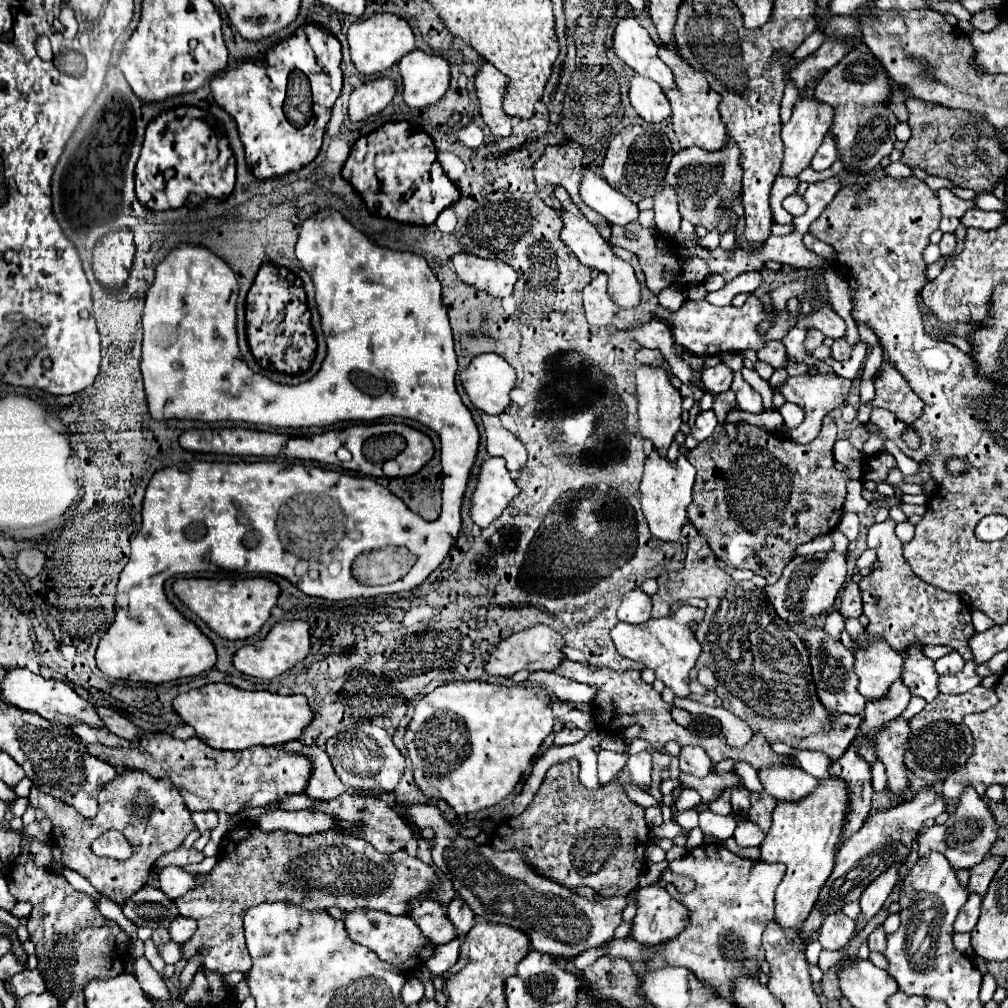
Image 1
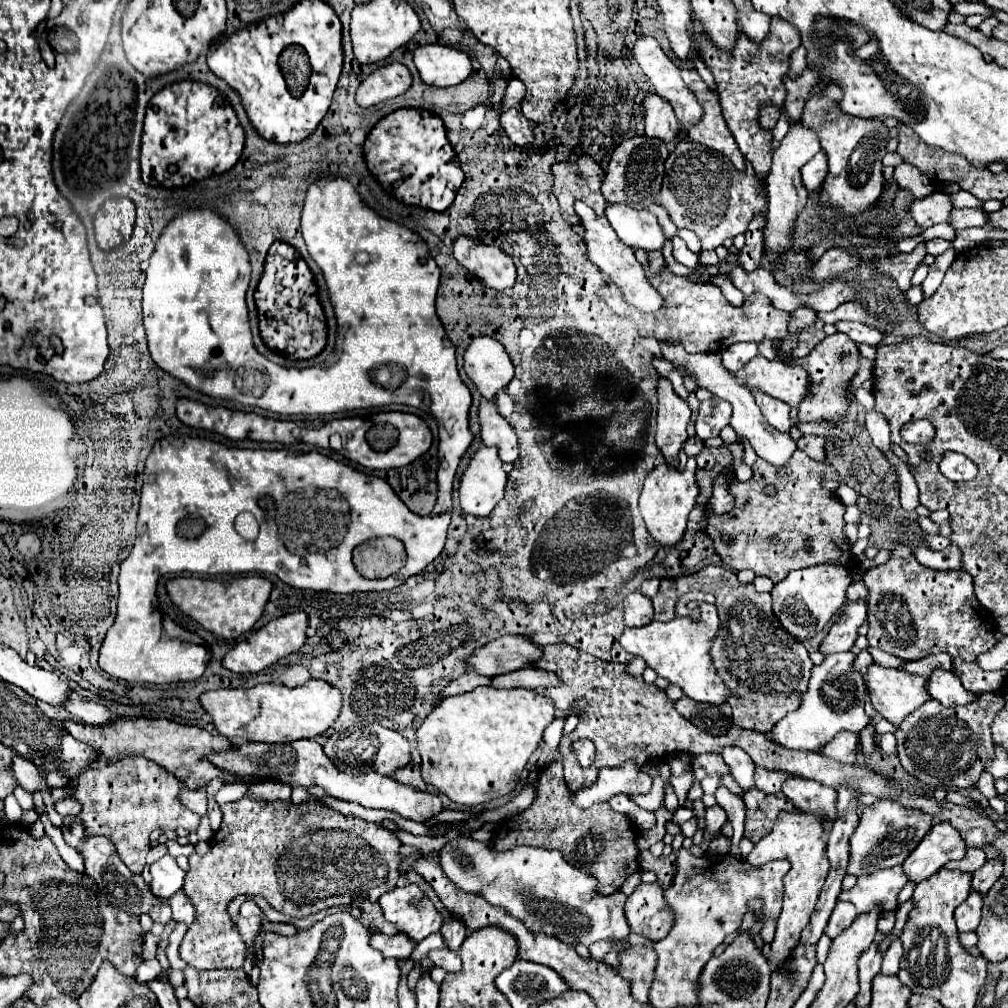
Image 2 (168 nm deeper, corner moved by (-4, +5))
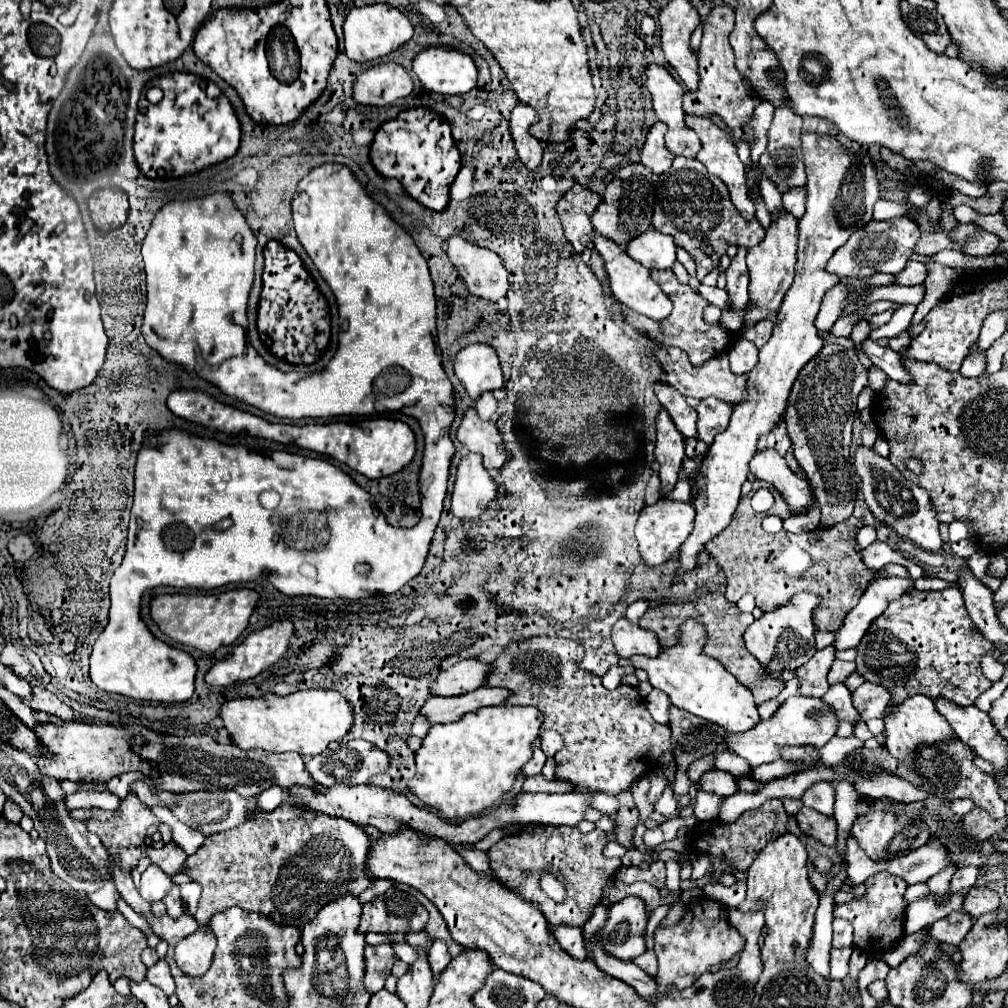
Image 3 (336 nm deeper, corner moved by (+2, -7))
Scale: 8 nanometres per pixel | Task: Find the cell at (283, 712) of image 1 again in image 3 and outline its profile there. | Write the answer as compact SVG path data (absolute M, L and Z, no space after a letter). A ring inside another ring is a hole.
M305 689L287 697L265 693L255 699L231 699L221 707L221 717L233 743L241 749L259 747L269 753L295 751L301 757L323 753L329 743L341 741L353 727L351 703L333 689Z

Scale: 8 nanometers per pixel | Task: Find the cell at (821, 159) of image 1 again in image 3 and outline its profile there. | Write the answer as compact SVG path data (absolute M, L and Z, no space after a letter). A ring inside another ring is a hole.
M805 189L789 191L787 195L783 195L783 207L787 213L791 213L799 221L805 213Z

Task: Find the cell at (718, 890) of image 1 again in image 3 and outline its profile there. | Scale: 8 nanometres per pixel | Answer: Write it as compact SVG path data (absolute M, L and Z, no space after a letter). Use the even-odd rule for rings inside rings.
M705 897L689 905L687 915L675 925L655 931L655 955L659 963L657 983L661 991L671 991L673 987L691 987L705 971L713 965L731 961L745 947L745 939L737 929L731 929L725 919L717 917L717 901Z

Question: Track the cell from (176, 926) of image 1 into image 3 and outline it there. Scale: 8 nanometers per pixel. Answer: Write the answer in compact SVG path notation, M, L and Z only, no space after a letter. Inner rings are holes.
M173 885L173 889L169 889L169 893L163 897L163 903L167 905L167 913L173 917L183 915L183 903L181 903L181 895L179 895L179 887Z

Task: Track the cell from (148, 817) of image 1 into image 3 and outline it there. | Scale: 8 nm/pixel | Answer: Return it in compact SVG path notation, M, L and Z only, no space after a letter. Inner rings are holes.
M129 793L121 807L117 809L121 813L119 819L109 819L109 821L99 821L99 819L89 819L87 821L87 827L89 831L97 833L105 845L105 849L111 853L111 855L117 855L117 859L121 859L121 867L123 871L131 871L131 867L137 865L137 861L143 857L145 853L145 845L143 845L143 839L145 839L145 831L147 827L153 827L153 825L159 825L159 819L153 817L153 813L147 809L147 805L143 805L135 793Z

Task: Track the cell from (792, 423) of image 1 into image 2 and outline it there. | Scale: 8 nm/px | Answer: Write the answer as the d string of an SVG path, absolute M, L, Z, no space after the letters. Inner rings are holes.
M661 341L661 351L663 351L663 357L669 359L677 369L681 369L683 373L691 375L697 383L697 389L709 389L715 397L723 399L723 401L729 401L731 407L733 407L733 415L731 415L731 427L737 431L739 437L745 437L751 447L755 449L755 453L759 457L763 457L765 461L769 461L771 465L775 467L783 467L783 463L787 463L787 459L795 453L797 445L795 441L791 439L789 433L781 433L772 427L766 419L763 419L761 410L756 404L755 398L749 389L737 379L733 377L731 373L723 371L723 365L719 363L719 353L699 353L699 355L691 355L683 349L681 343L673 343L673 341Z

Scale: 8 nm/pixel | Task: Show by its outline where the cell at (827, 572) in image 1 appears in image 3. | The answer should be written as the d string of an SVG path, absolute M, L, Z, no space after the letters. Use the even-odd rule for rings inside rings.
M795 595L789 605L765 613L761 619L757 619L753 625L747 627L743 641L749 653L761 663L761 667L769 671L785 671L785 669L797 669L805 665L815 655L815 627L813 627L813 607L817 605L817 595Z

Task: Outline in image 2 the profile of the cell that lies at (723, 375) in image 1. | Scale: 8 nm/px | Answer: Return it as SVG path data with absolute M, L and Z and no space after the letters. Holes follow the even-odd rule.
M735 343L721 353L721 361L729 373L735 373L743 369L743 365L755 355L757 355L757 343Z

